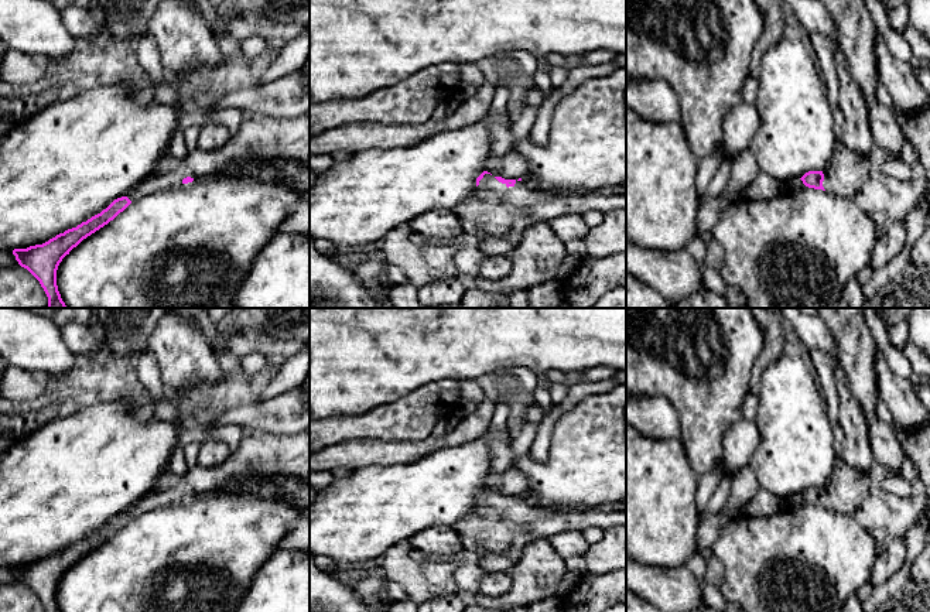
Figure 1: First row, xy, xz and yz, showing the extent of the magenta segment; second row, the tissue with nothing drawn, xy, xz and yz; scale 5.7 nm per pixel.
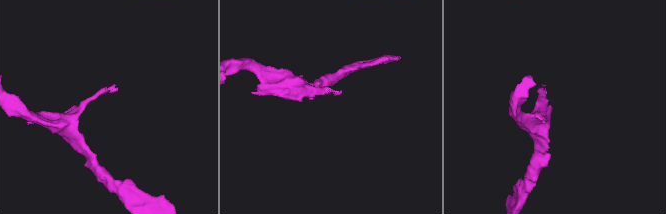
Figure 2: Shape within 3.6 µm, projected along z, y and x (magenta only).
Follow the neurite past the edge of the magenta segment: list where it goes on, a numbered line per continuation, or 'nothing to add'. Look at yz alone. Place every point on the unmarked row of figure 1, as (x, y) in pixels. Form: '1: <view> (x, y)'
1: yz (848, 486)

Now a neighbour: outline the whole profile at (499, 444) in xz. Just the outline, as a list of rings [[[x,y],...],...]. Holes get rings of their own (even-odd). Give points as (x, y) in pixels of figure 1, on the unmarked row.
[[[506,425],[500,434],[489,434],[488,445],[492,454],[490,469],[502,473],[510,468],[512,464],[512,440],[516,435]]]

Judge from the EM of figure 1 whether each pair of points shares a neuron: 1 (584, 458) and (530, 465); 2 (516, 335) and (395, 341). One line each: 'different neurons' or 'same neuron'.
1: same neuron
2: same neuron

